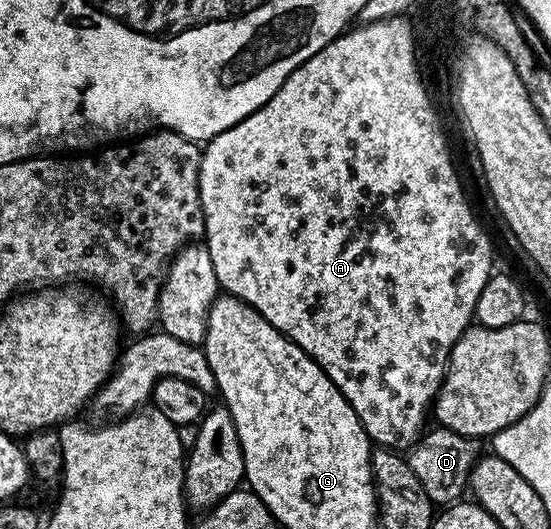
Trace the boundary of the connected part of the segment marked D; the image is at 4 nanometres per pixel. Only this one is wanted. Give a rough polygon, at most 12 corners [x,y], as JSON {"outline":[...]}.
{"outline":[[436,425],[407,448],[434,505],[465,494],[480,443]]}

